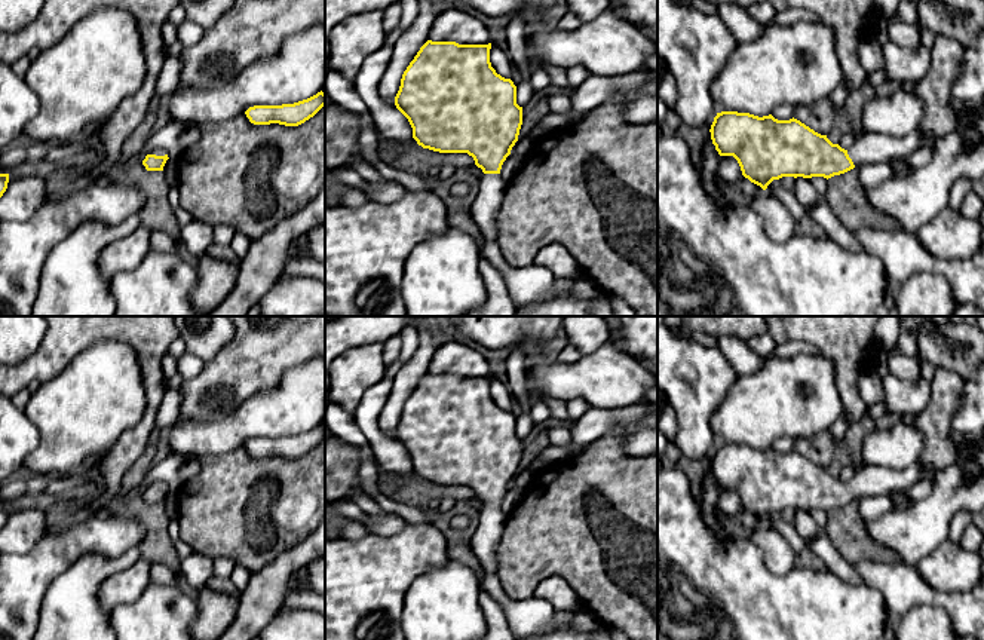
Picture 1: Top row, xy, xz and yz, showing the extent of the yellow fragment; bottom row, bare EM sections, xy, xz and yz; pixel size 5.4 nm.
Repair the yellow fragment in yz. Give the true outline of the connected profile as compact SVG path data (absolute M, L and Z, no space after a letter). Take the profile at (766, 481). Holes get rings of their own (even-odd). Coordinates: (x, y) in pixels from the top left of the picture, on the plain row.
M738 444L717 445L709 465L718 487L733 489L741 499L742 508L763 523L766 523L773 512L782 509L824 509L828 512L864 496L905 492L919 483L928 471L920 462L902 471L883 466L865 466L858 471L849 483L844 483L839 477L833 477L827 468L815 465L794 450L790 453L778 453L772 447L758 450Z

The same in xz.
M427 373L402 407L395 438L408 451L419 478L439 486L468 486L482 502L484 508L479 511L479 523L470 545L482 570L496 576L496 548L508 518L499 506L518 474L522 440L516 437L514 414L491 399L490 382L491 376L459 377Z

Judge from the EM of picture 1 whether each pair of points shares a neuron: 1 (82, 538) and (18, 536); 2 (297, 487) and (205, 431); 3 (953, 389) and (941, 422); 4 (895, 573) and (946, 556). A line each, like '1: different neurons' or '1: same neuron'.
1: different neurons
2: different neurons
3: same neuron
4: different neurons

